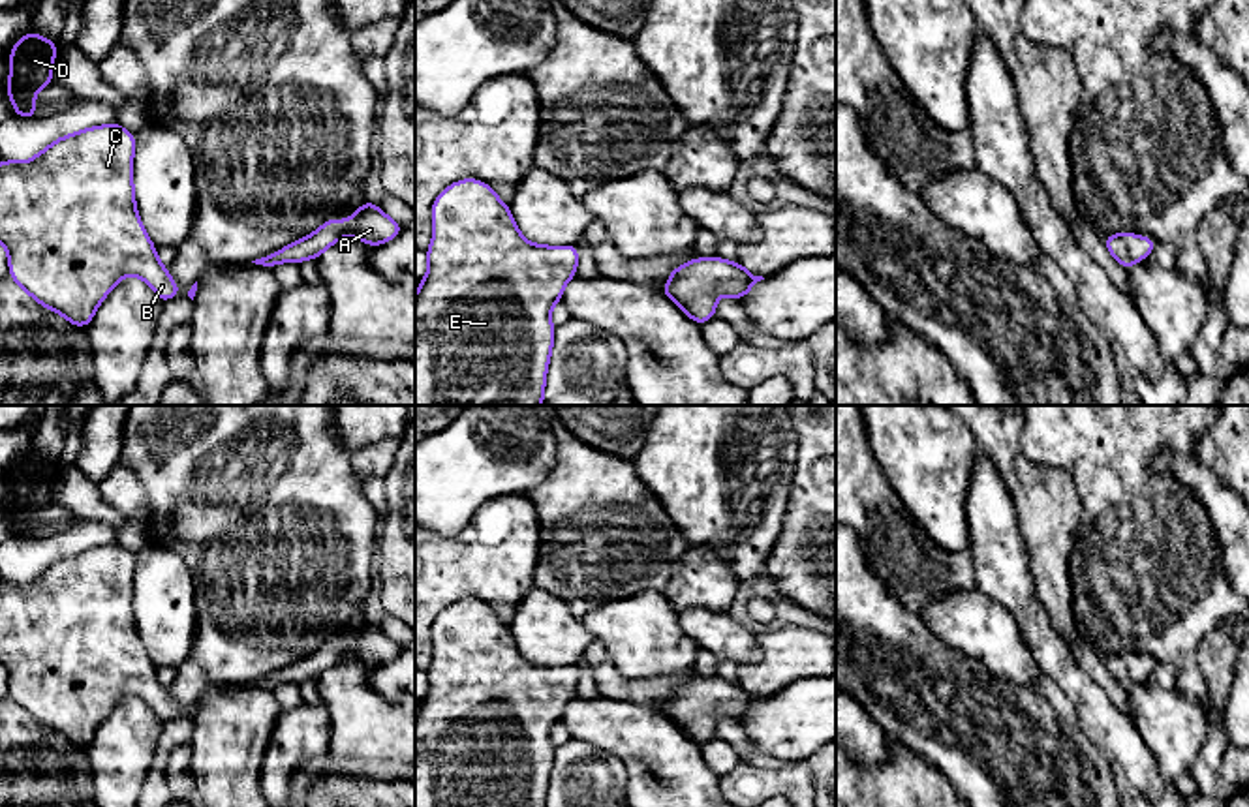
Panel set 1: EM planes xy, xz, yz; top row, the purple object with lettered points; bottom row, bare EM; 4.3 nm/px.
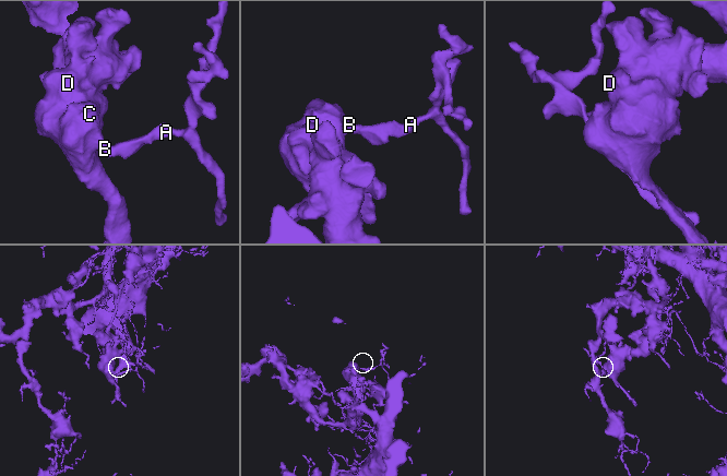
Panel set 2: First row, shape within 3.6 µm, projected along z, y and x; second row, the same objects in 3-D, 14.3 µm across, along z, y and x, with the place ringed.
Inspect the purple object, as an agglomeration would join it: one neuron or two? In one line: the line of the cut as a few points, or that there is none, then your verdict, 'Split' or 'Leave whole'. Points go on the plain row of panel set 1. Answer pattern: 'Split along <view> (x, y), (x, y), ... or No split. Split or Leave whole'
No split. Leave whole

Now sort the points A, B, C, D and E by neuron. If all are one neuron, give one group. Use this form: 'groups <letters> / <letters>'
groups A B C D E

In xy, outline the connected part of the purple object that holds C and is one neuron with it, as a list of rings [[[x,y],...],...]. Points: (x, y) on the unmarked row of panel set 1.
[[[111,542],[64,556],[28,582],[0,578],[0,662],[8,670],[9,698],[38,724],[83,749],[90,745],[100,723],[124,696],[139,696],[162,723],[180,713],[167,687],[158,681],[156,666],[135,629],[133,569],[135,554]]]

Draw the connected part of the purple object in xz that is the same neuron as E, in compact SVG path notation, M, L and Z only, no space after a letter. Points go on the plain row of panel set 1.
M462 599L434 621L428 693L415 717L415 807L545 807L550 730L577 696L578 668L528 662L492 606Z

